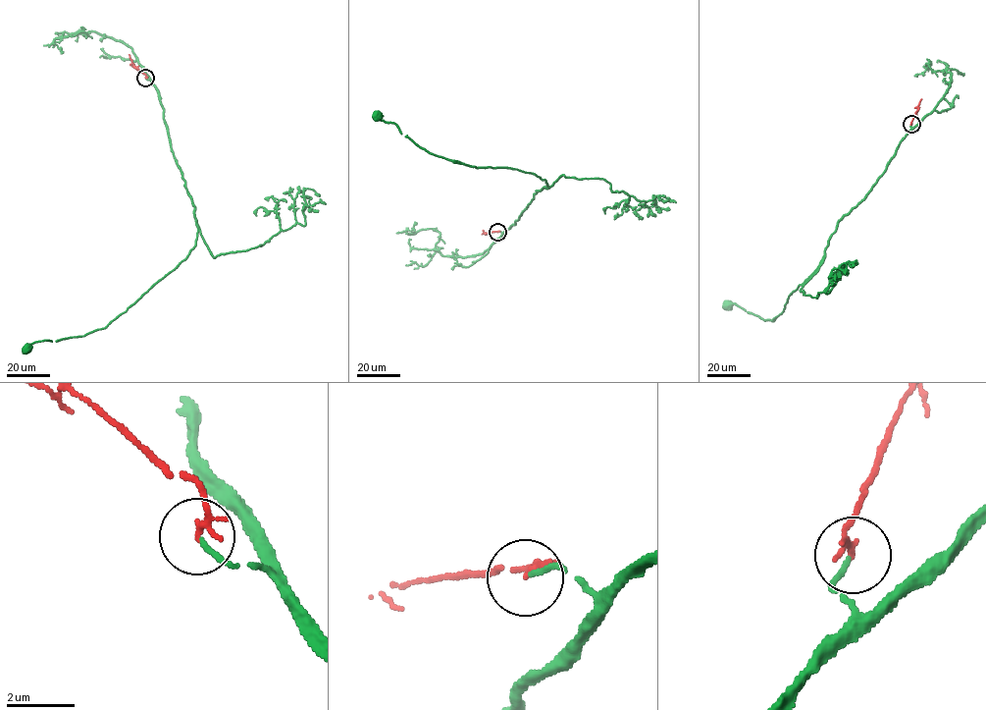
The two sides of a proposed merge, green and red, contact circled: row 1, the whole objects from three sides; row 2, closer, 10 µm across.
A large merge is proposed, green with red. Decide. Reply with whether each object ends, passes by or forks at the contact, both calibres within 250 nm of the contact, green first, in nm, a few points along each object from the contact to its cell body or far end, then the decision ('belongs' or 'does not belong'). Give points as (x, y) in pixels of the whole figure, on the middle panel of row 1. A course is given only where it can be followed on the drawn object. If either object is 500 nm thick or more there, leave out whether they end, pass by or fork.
green ends | red ends | 140/180 nm | green via (497, 232), (515, 224), (536, 191), (547, 187), (545, 181), (511, 168), (477, 168), (429, 153), (377, 114) | red via (497, 232), (482, 234) | belongs

